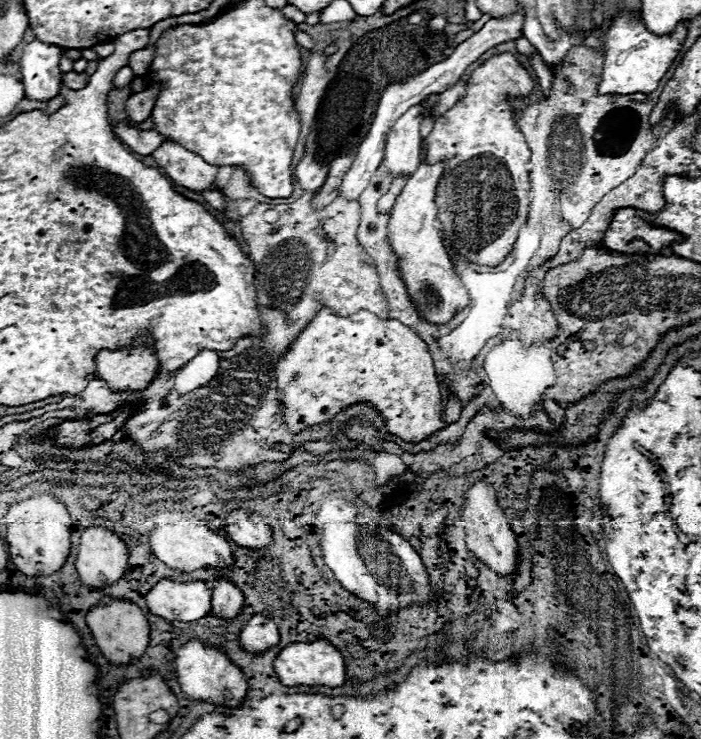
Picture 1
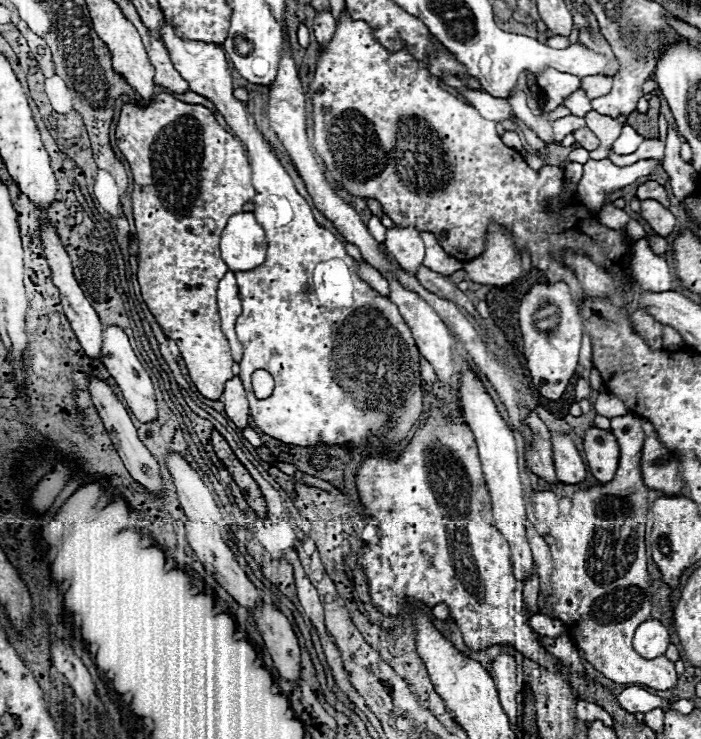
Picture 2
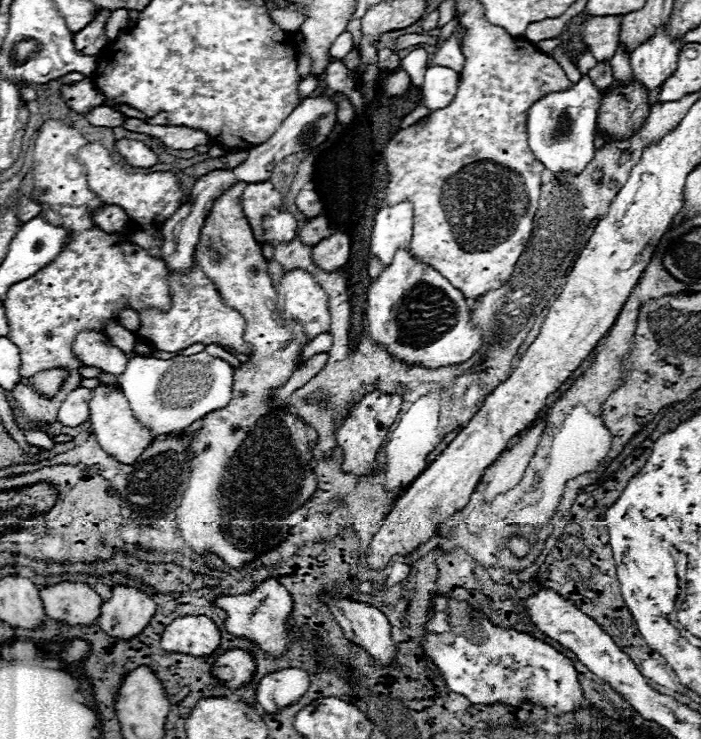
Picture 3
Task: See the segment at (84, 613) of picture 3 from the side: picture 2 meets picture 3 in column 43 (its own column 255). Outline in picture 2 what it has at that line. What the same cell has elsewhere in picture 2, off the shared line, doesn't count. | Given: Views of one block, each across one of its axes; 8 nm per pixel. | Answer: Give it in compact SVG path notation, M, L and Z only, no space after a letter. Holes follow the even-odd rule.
M168 452L166 454L166 468L170 470L170 476L172 476L172 482L176 486L176 494L178 494L178 500L180 500L180 506L186 514L186 538L188 538L188 544L192 546L192 550L196 552L196 556L200 558L202 566L206 568L208 574L212 574L216 578L216 582L244 608L252 610L256 606L256 602L260 602L260 594L256 590L256 586L248 580L248 576L244 574L244 570L240 568L240 564L236 562L232 550L224 544L222 540L222 528L224 528L224 522L222 522L222 516L220 516L220 510L218 506L214 504L214 498L210 494L210 490L204 486L204 482L200 480L200 476L196 474L196 470L180 456L180 454L174 454L174 452Z

